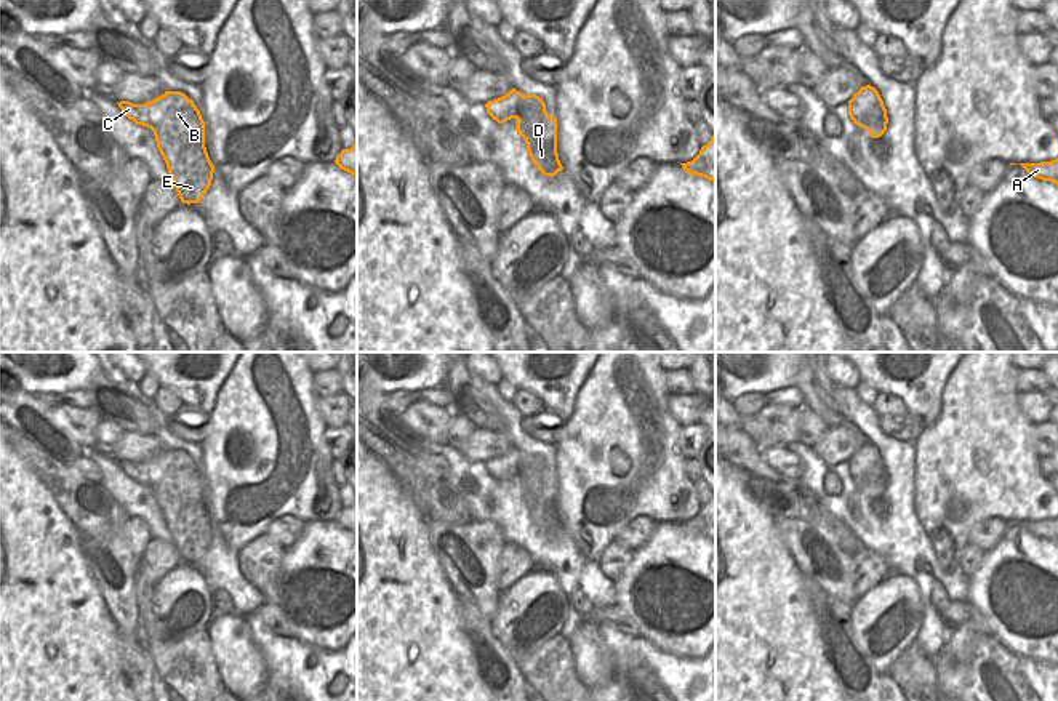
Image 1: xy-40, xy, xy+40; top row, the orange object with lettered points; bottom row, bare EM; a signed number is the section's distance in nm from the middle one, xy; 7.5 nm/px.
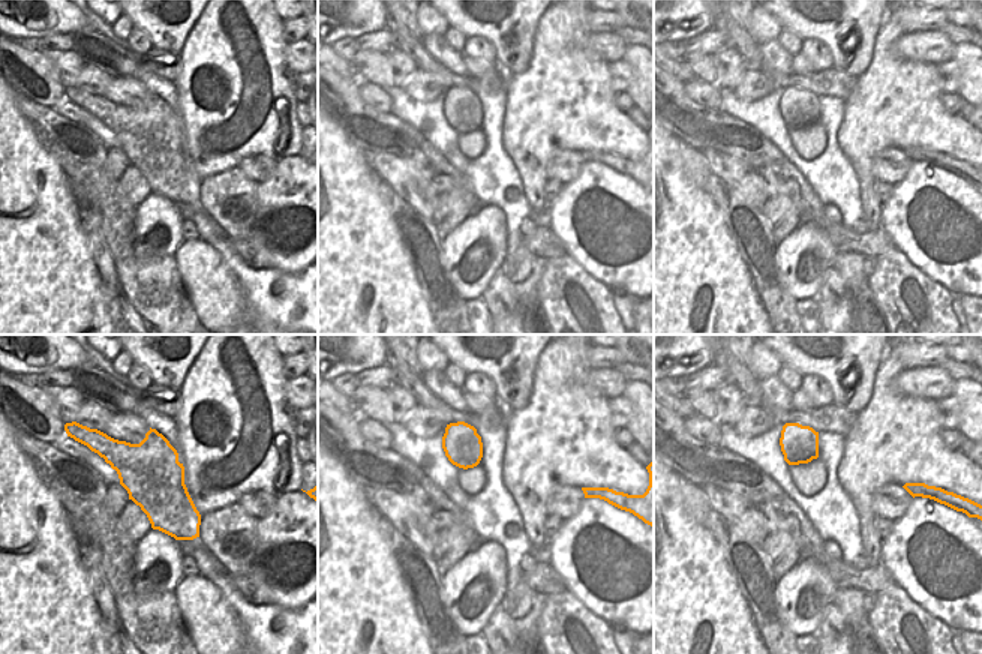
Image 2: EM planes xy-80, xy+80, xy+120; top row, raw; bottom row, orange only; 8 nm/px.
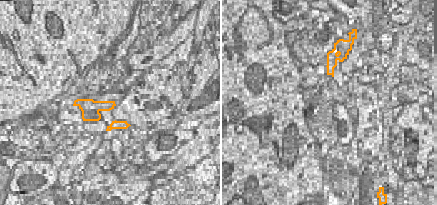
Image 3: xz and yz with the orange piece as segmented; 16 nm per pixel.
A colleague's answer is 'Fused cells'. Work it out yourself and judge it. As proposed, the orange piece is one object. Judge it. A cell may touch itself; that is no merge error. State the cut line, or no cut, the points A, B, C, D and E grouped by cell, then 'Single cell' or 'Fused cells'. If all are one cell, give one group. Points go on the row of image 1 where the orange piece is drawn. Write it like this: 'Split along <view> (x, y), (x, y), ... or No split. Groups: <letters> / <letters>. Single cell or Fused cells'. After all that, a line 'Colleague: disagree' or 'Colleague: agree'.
Split along xy-40 (136, 104), (146, 109), (170, 108). Groups: A / B C D E. Fused cells.
Colleague: agree

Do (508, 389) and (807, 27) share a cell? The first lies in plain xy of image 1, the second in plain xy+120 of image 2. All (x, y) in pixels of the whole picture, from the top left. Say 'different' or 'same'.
different

